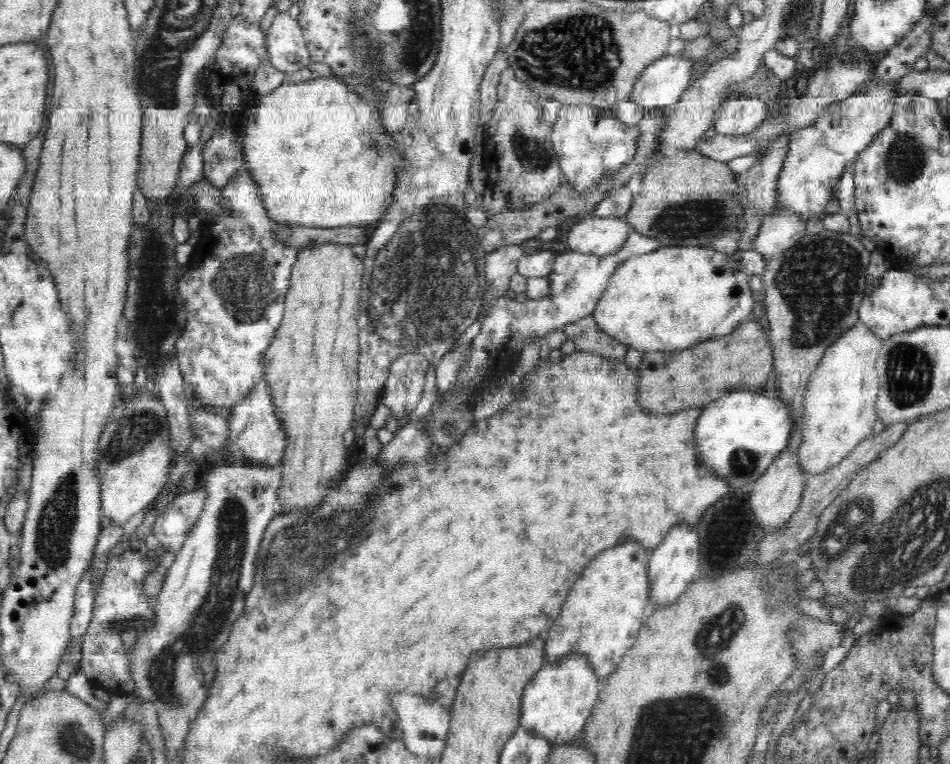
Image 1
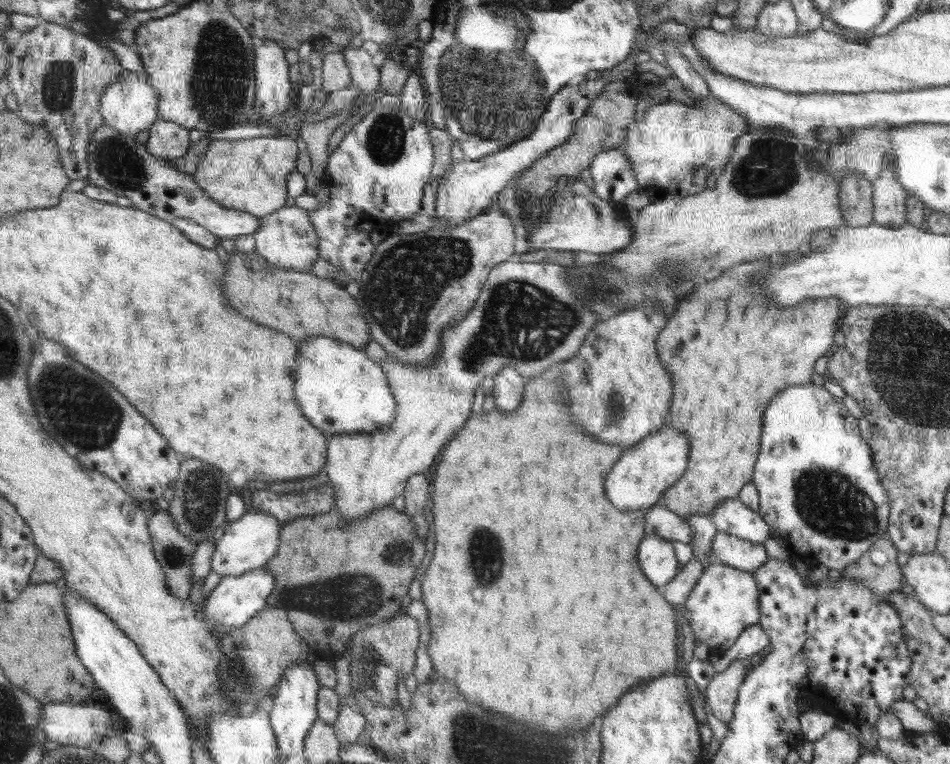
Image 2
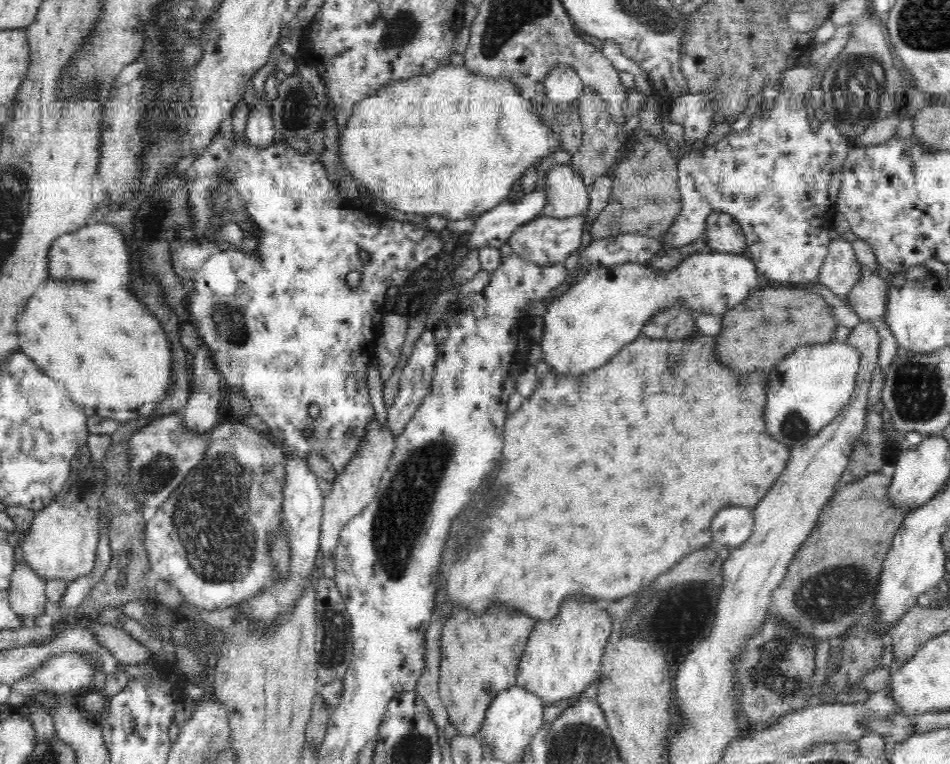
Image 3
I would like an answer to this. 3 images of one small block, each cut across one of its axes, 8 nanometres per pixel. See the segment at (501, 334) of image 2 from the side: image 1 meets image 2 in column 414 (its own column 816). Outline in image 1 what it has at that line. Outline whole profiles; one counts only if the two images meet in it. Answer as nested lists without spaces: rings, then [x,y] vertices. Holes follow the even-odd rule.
[[[862,321],[833,342],[811,374],[803,402],[804,429],[797,459],[801,470],[817,476],[843,462],[864,440],[873,436],[879,392],[876,362],[882,348],[880,337]]]

